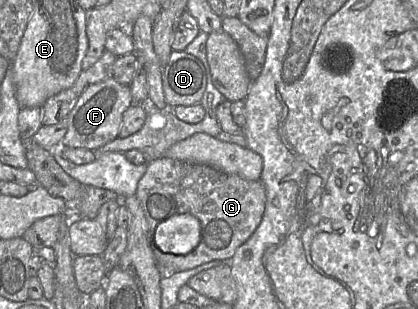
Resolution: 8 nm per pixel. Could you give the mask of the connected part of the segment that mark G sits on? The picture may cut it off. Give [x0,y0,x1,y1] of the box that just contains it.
[136,157,266,274]

